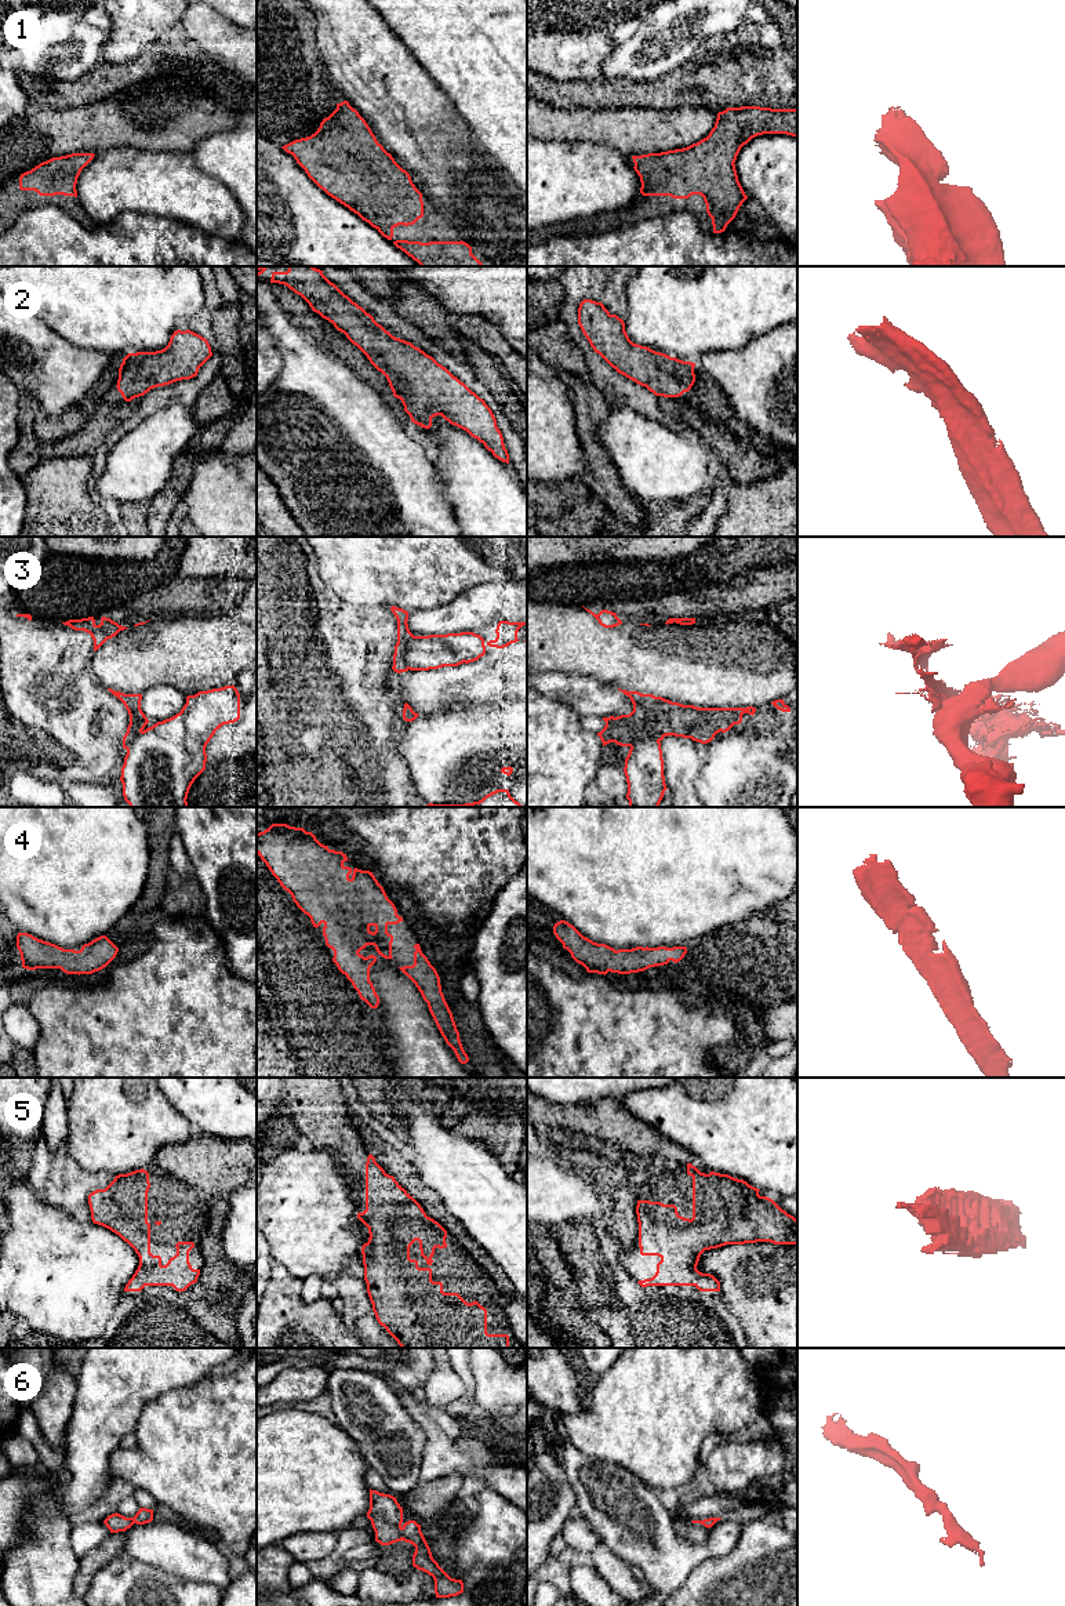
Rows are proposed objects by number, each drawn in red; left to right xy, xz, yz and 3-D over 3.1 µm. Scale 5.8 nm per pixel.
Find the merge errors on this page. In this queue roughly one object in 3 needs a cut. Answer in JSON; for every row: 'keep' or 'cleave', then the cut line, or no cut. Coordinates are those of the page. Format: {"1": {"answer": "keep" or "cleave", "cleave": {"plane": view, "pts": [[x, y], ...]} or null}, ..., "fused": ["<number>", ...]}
{"1": {"answer": "keep", "cleave": null}, "2": {"answer": "keep", "cleave": null}, "3": {"answer": "cleave", "cleave": {"plane": "xz", "pts": [[413, 635], [404, 654], [404, 667], [407, 669]]}}, "4": {"answer": "keep", "cleave": null}, "5": {"answer": "keep", "cleave": null}, "6": {"answer": "keep", "cleave": null}, "fused": ["3"]}

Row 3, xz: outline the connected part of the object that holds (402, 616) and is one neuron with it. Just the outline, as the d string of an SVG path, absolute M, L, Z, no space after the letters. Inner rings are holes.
M392 606L390 610L397 619L397 643L395 646L392 669L397 673L401 673L408 671L404 664L404 654L406 654L407 643L411 639L412 633L410 632L407 624L408 611L395 606Z

